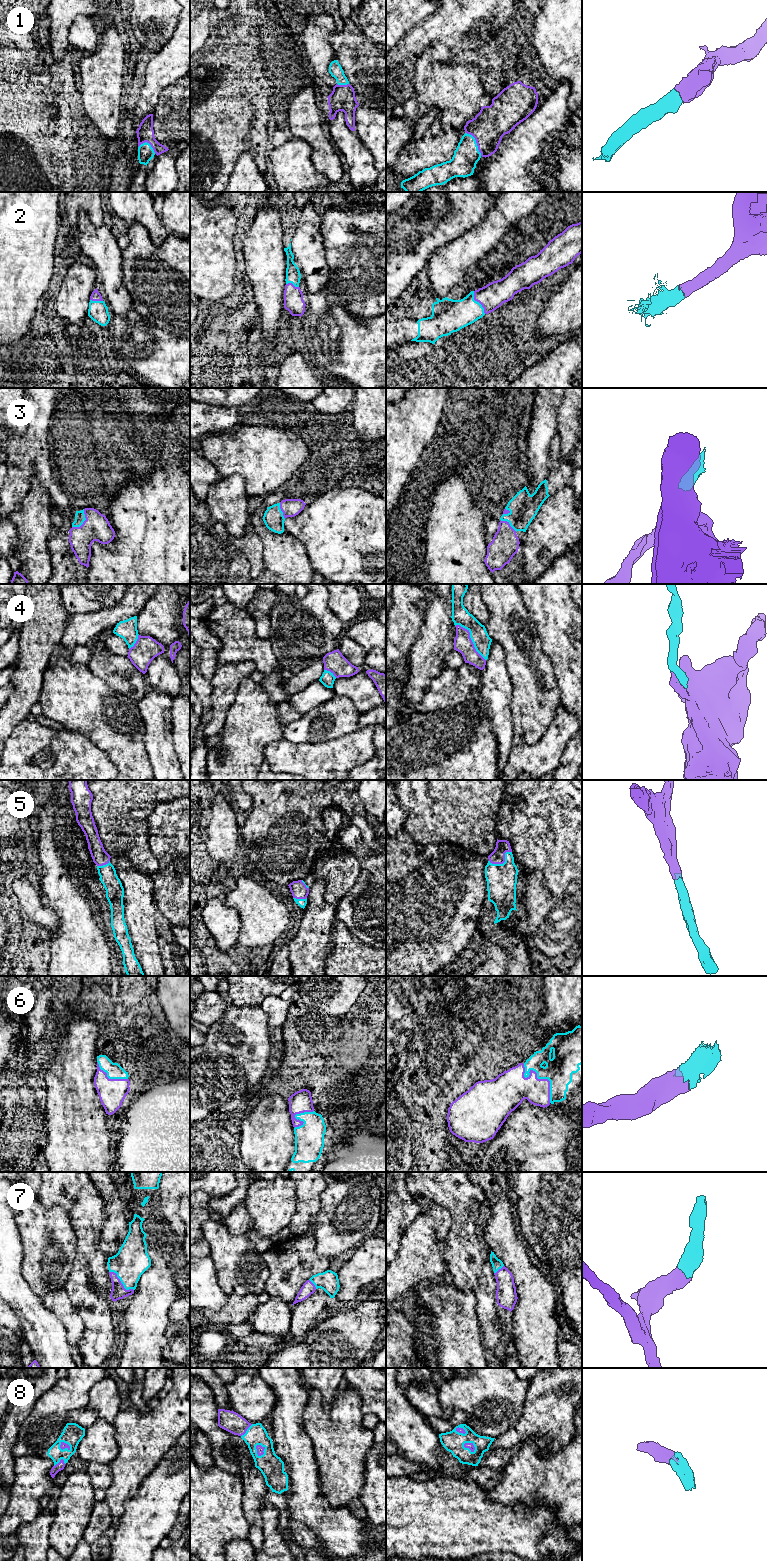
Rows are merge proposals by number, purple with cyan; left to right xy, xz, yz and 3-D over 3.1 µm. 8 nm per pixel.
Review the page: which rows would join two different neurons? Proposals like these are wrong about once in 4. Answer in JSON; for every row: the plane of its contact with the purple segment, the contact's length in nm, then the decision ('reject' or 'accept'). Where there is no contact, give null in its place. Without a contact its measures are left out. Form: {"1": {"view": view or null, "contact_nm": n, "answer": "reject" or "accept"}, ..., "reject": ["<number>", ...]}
{"1": {"view": "yz", "contact_nm": 220, "answer": "accept"}, "2": {"view": "yz", "contact_nm": 200, "answer": "accept"}, "3": {"view": "xy", "contact_nm": 180, "answer": "accept"}, "4": {"view": "yz", "contact_nm": 380, "answer": "accept"}, "5": {"view": "yz", "contact_nm": 200, "answer": "accept"}, "6": {"view": "yz", "contact_nm": 380, "answer": "accept"}, "7": {"view": "xy", "contact_nm": 260, "answer": "accept"}, "8": {"view": "xz", "contact_nm": 110, "answer": "accept"}, "reject": []}

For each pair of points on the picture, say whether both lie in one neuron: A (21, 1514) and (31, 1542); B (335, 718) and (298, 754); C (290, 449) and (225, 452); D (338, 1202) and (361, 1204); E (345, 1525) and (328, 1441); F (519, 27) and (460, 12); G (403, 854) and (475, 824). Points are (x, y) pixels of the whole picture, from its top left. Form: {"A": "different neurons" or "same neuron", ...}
{"A": "different neurons", "B": "different neurons", "C": "same neuron", "D": "same neuron", "E": "different neurons", "F": "same neuron", "G": "different neurons"}

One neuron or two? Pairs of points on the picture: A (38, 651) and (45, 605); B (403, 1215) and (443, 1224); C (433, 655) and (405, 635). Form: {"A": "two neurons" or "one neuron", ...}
{"A": "one neuron", "B": "two neurons", "C": "two neurons"}

